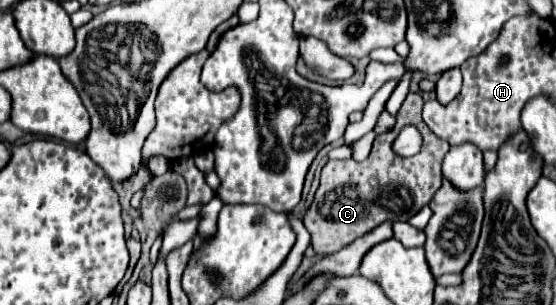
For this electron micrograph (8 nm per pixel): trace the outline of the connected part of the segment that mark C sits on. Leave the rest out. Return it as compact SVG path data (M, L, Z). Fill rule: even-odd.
M408 93L394 129L376 135L370 155L364 161L328 161L320 175L320 187L314 195L312 205L302 217L308 233L312 235L312 249L318 255L338 251L352 239L372 231L384 221L408 221L424 205L430 203L434 193L442 185L442 163L450 145L436 137L422 123L424 99L420 93ZM414 125L422 135L422 149L414 157L400 157L394 153L392 143L402 127Z

